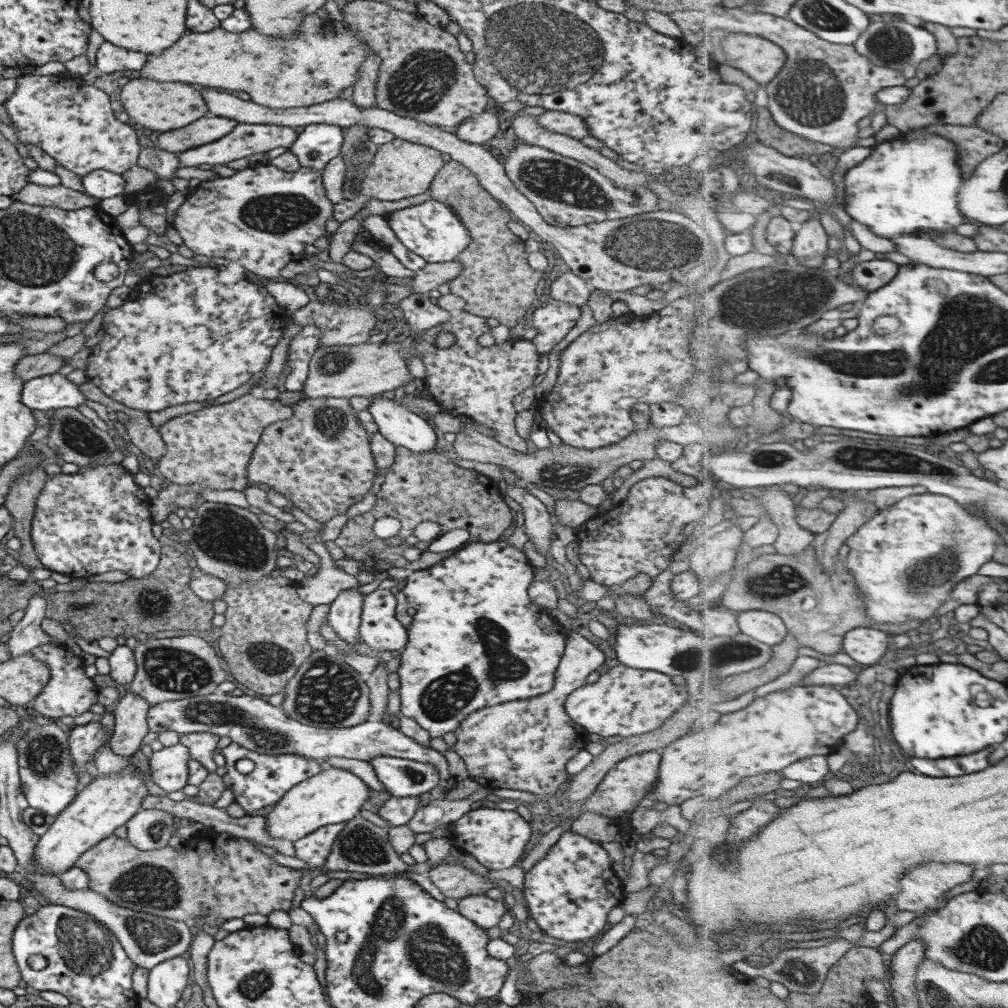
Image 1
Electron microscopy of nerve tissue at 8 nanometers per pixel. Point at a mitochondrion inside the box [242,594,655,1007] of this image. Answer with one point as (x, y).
(430, 949)

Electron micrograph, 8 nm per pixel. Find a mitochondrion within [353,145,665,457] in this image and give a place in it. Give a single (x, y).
(551, 179)

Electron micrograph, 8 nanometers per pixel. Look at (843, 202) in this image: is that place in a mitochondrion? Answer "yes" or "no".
no

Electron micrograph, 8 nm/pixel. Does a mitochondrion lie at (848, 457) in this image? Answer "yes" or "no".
yes

